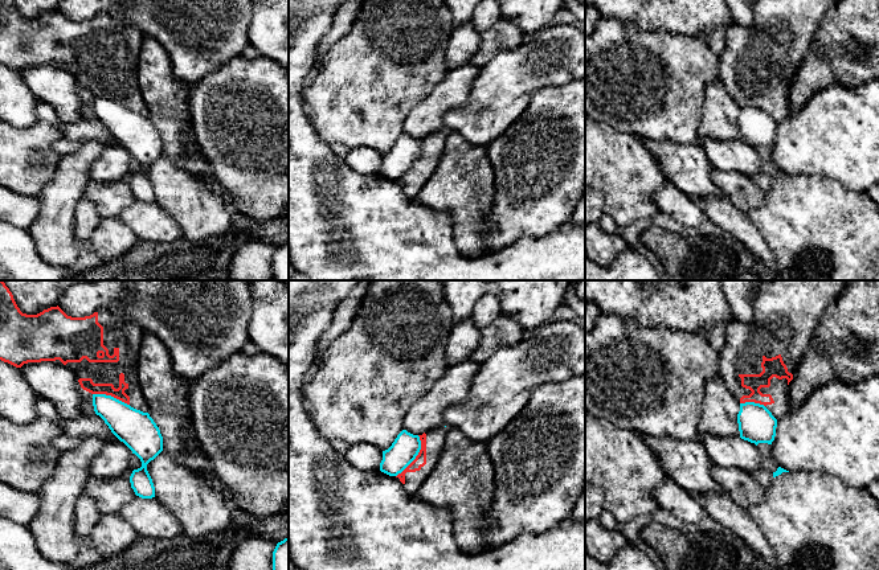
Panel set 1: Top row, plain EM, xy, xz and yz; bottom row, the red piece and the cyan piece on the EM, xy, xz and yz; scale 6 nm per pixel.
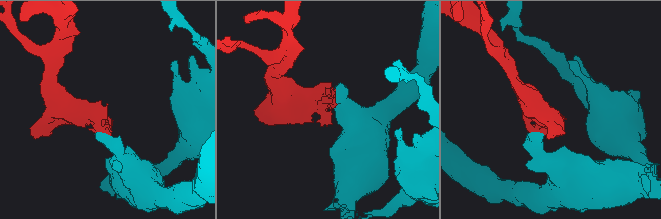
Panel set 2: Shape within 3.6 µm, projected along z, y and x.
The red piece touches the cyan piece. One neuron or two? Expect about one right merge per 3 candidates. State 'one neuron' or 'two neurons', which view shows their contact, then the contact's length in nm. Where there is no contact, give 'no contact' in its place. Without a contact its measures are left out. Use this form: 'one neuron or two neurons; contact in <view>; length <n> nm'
two neurons; contact in xz; length 300 nm

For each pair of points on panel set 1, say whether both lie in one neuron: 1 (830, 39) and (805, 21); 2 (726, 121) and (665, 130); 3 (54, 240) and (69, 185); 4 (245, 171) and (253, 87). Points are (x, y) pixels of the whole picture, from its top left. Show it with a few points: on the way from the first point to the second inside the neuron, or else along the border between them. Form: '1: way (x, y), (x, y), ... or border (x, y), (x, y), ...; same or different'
1: border (826, 13), (821, 20), (806, 58); different
2: border (704, 94), (698, 138); different
3: way (54, 226), (58, 199); same
4: way (253, 150), (253, 109); same

